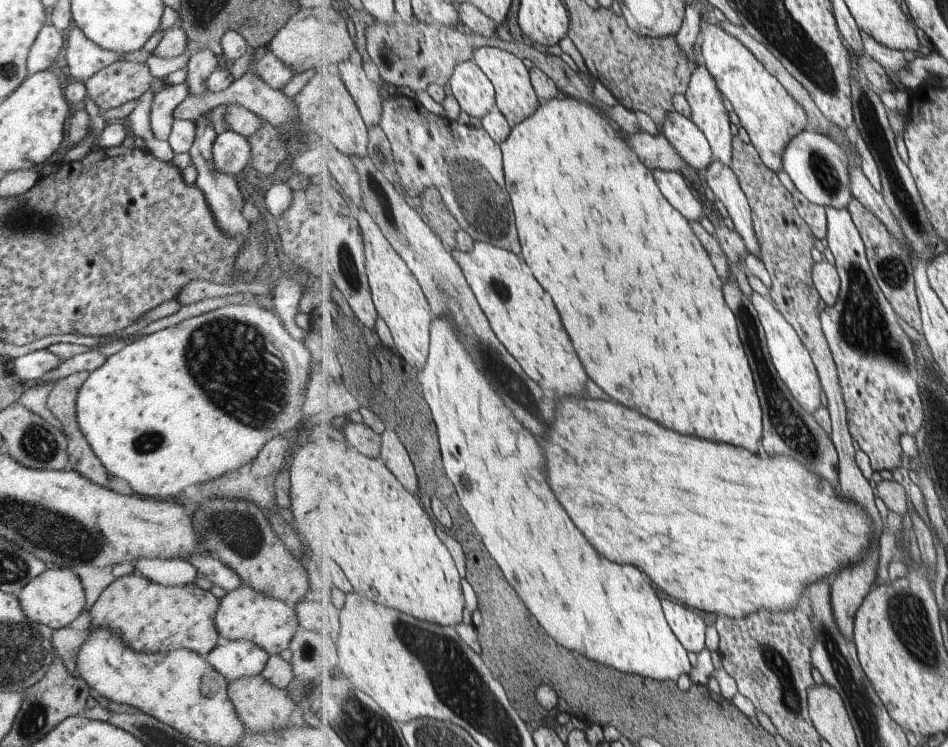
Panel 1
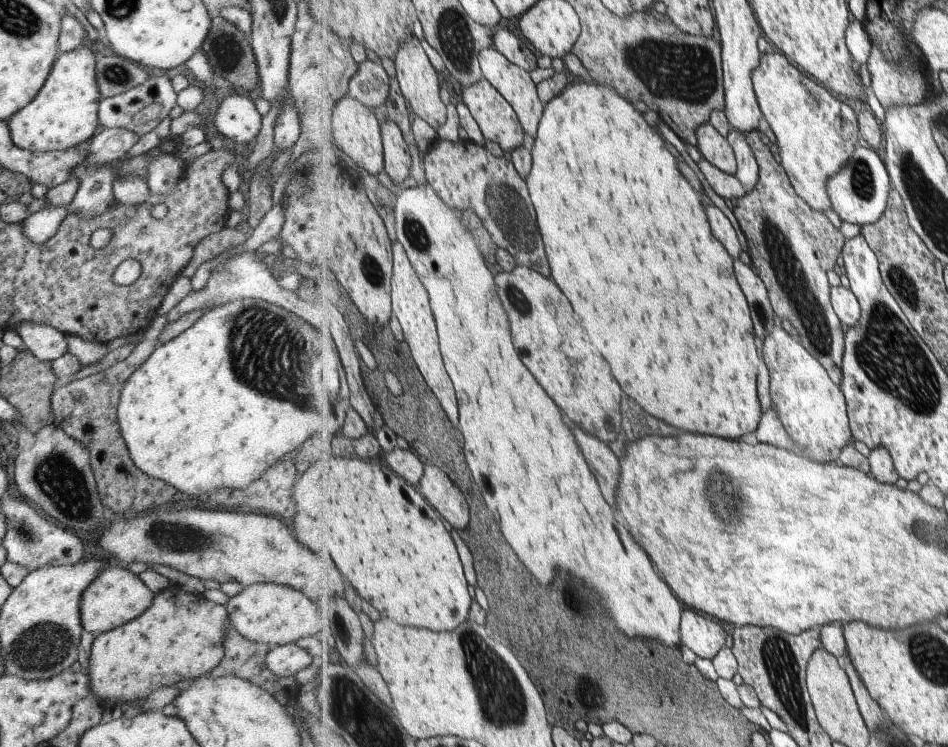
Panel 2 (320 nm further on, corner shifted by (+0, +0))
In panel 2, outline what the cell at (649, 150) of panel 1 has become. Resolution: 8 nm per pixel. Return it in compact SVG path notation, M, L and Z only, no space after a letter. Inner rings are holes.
M704 157L696 163L706 177L707 182L711 189L723 199L729 199L731 202L737 201L743 196L747 196L749 190L743 183L739 182L739 178L735 175L729 175L727 172L720 170L718 167L713 166Z

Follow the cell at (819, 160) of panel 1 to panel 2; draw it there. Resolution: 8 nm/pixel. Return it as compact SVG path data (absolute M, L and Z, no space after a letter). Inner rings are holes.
M862 146L855 148L851 161L847 162L845 168L835 174L830 182L827 182L827 192L829 192L831 204L833 204L832 210L842 221L861 227L874 224L885 214L891 188L891 178L885 168L883 155L871 147L864 148Z

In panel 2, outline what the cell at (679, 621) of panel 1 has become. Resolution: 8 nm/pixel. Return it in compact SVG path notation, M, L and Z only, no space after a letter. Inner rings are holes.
M685 608L682 613L682 644L700 659L712 659L727 642L725 628L708 615Z

